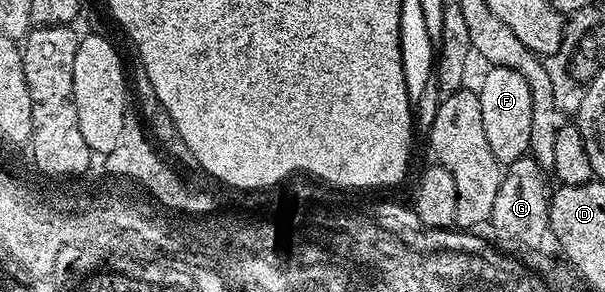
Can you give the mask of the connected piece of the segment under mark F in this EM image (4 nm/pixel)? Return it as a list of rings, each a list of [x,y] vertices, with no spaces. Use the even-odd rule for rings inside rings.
[[[505,67],[486,68],[483,84],[477,87],[481,101],[481,121],[485,125],[485,137],[493,157],[500,165],[517,161],[531,149],[531,126],[533,125],[533,93],[529,91],[529,81],[517,71]]]

